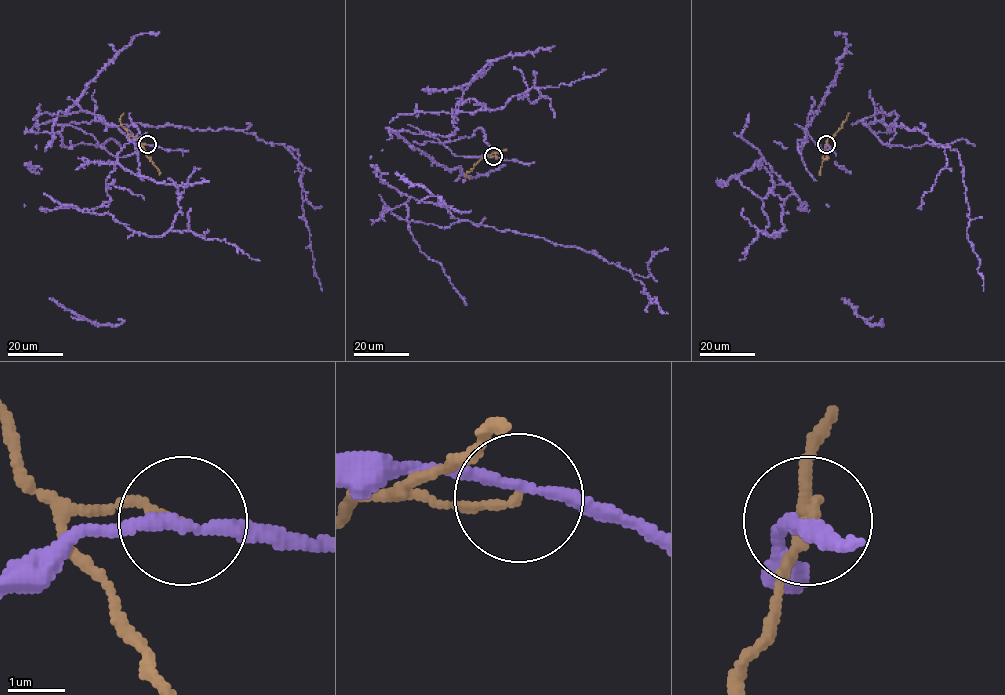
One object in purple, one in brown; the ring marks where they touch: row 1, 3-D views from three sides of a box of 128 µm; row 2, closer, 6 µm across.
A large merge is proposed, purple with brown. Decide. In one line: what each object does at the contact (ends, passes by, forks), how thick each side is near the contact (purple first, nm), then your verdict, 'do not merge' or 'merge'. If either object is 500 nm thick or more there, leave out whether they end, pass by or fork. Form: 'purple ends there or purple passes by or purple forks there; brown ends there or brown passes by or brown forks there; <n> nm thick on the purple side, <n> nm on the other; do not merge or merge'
purple passes by; brown ends there; 200 nm thick on the purple side, 140 nm on the other; do not merge

